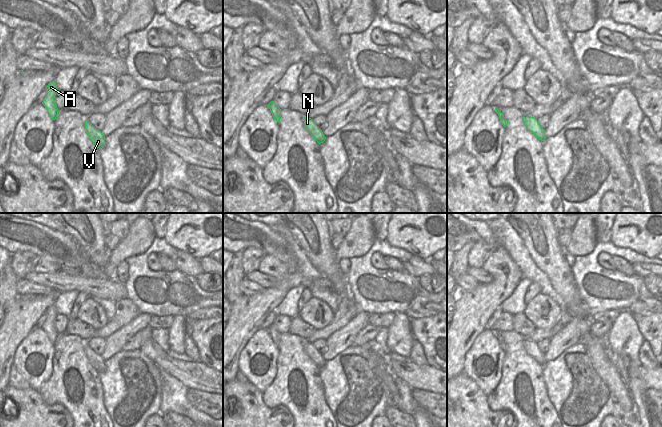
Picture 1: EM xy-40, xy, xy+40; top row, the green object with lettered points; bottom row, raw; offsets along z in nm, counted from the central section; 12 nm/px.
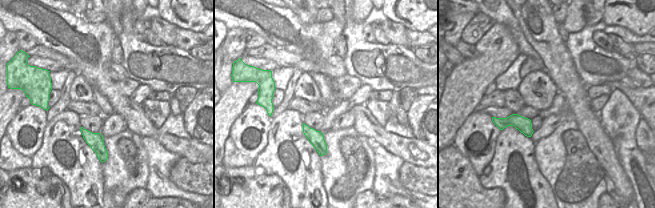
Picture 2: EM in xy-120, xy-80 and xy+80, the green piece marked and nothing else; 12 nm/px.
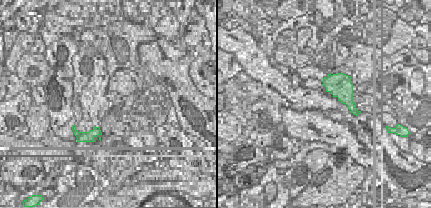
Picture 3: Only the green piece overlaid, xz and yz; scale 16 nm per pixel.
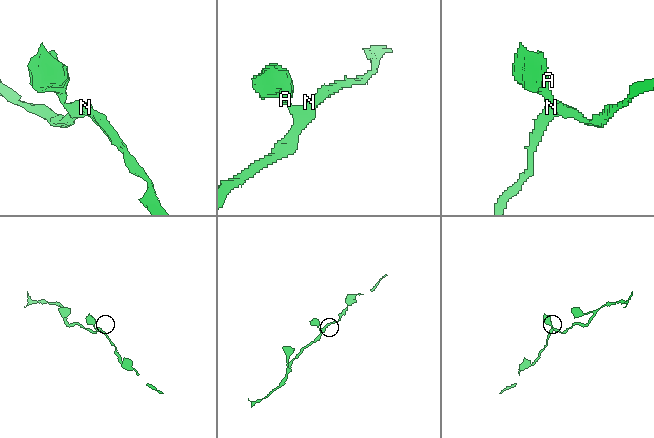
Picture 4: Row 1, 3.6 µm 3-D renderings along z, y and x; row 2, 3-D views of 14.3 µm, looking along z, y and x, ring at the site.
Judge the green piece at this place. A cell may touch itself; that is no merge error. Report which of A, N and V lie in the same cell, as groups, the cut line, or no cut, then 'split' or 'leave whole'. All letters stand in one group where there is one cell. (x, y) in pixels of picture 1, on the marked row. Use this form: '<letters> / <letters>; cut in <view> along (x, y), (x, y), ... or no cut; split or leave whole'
A N V; no cut; leave whole

